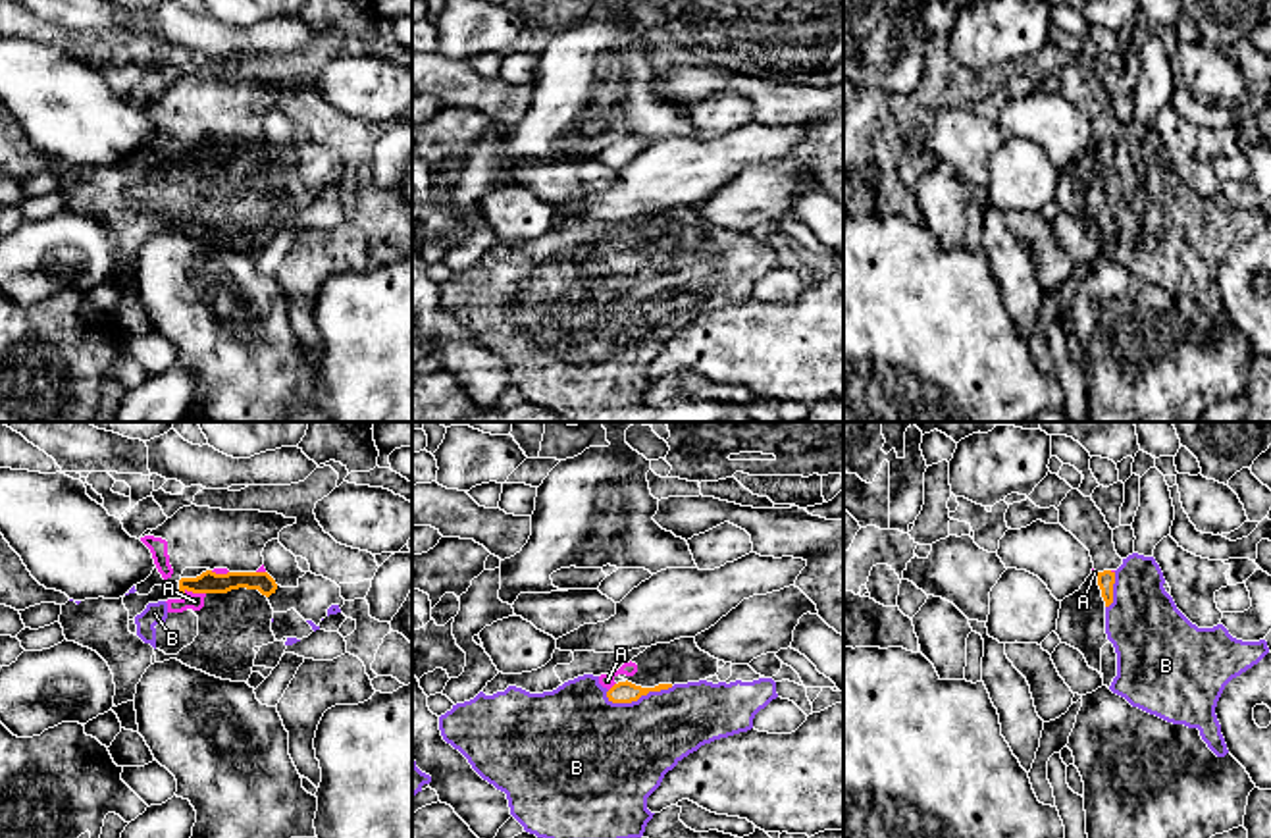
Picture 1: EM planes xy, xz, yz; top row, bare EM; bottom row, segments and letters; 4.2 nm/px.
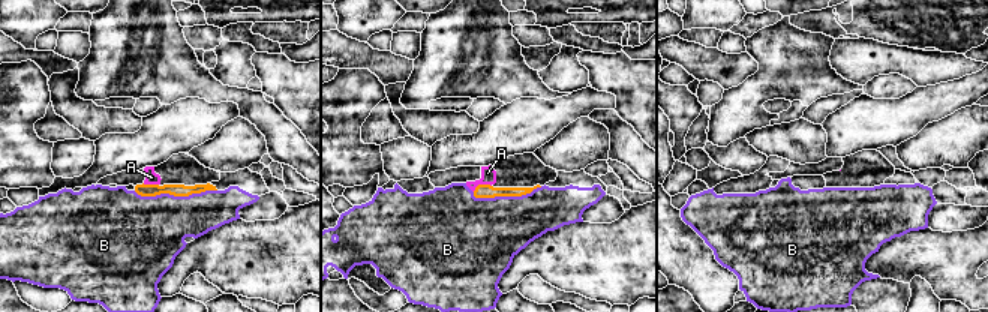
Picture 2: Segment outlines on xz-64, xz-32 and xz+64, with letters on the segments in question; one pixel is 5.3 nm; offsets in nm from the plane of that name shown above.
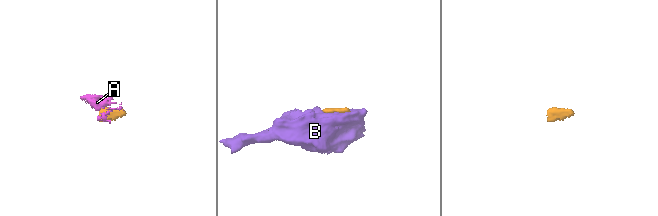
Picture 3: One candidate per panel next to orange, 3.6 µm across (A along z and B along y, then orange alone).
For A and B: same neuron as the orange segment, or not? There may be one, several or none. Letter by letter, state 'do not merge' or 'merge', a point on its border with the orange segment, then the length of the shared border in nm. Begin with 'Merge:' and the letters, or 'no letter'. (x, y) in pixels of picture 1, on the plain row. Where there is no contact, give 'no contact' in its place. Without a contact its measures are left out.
Merge: A, B
A: merge | xy (191, 158) | 110 nm
B: merge | xz (638, 266) | 300 nm

